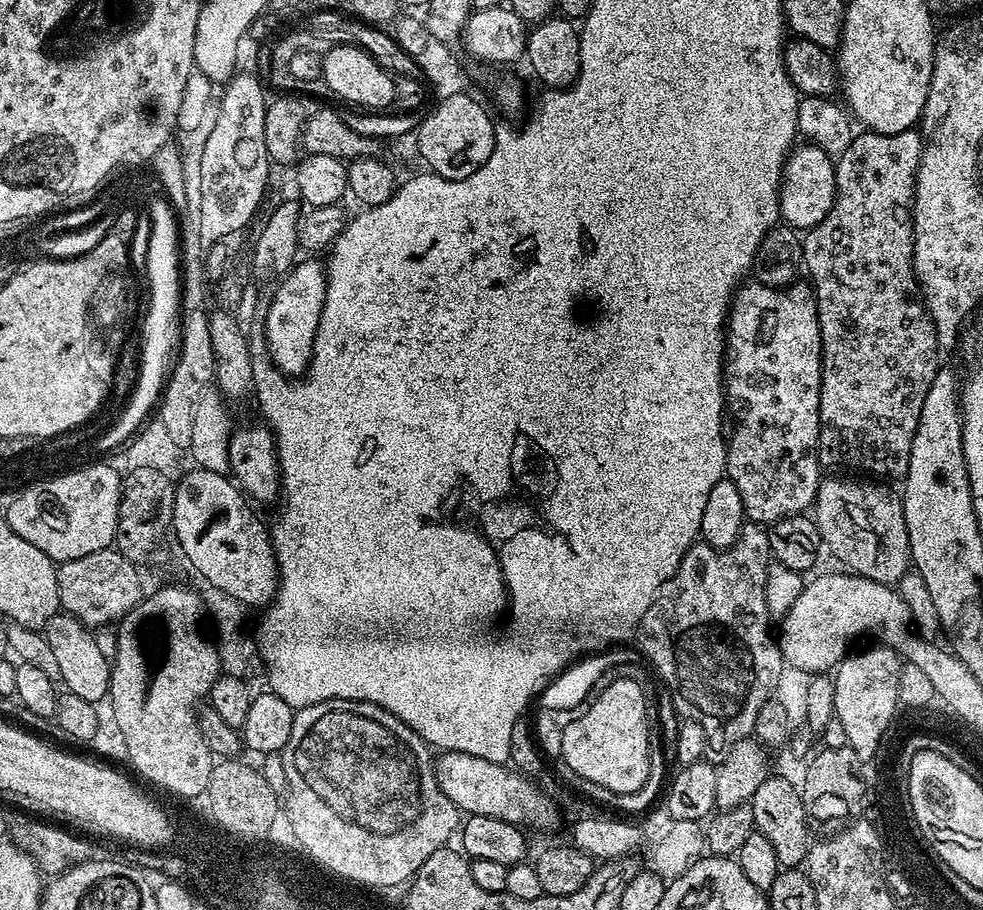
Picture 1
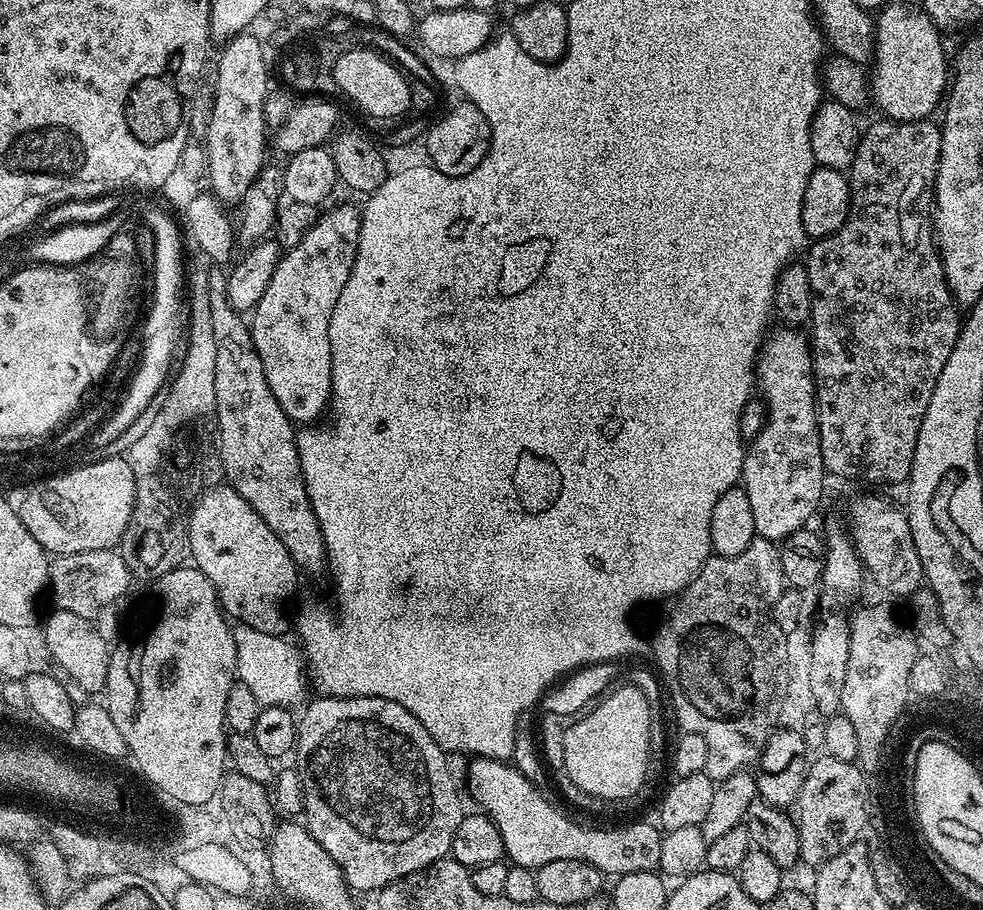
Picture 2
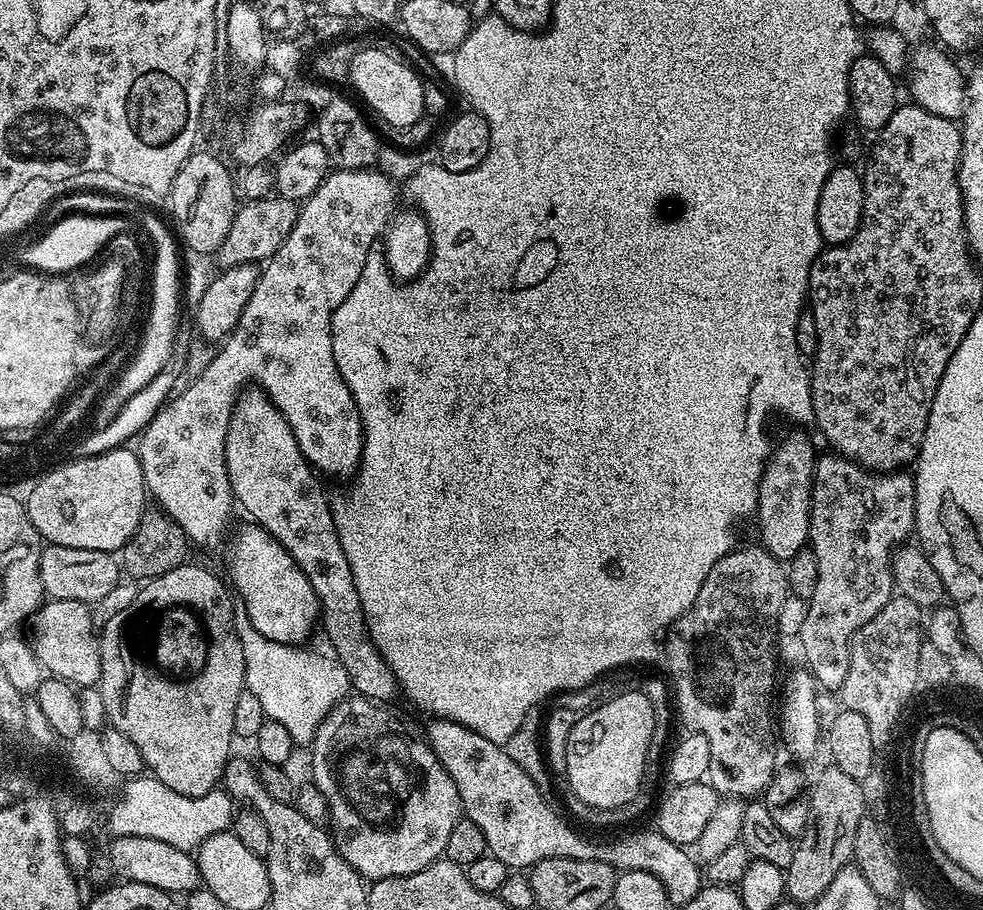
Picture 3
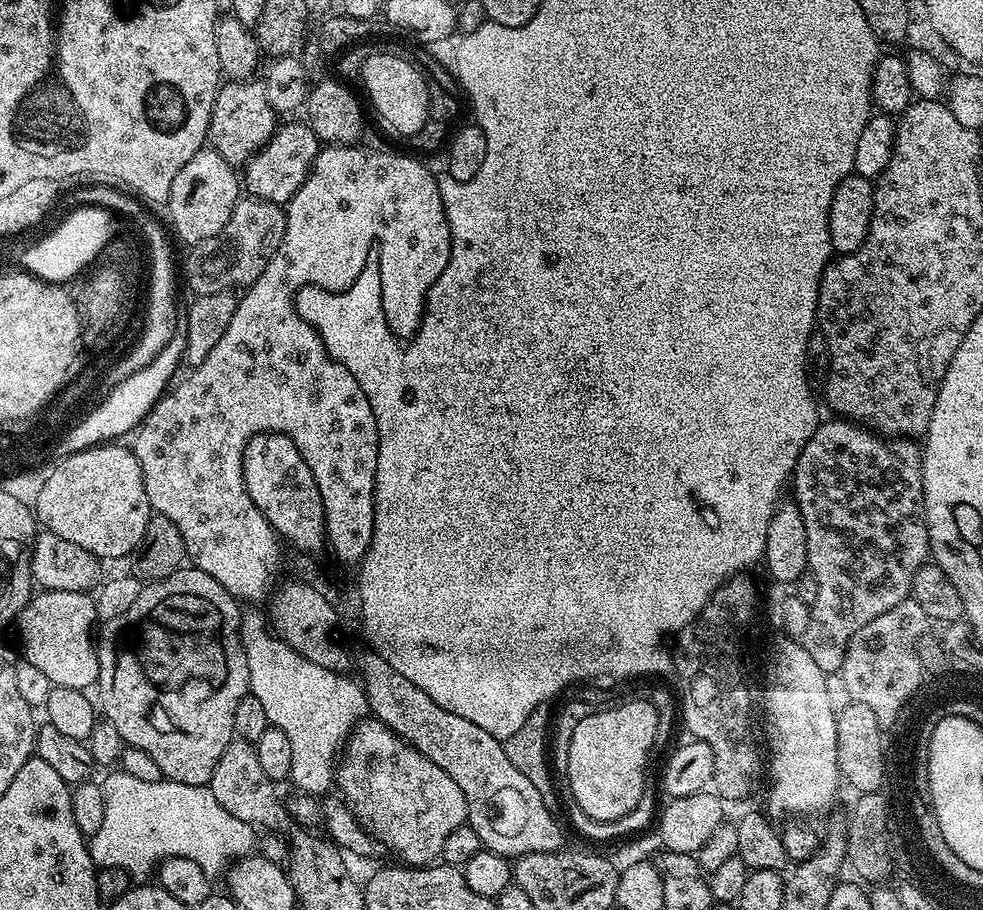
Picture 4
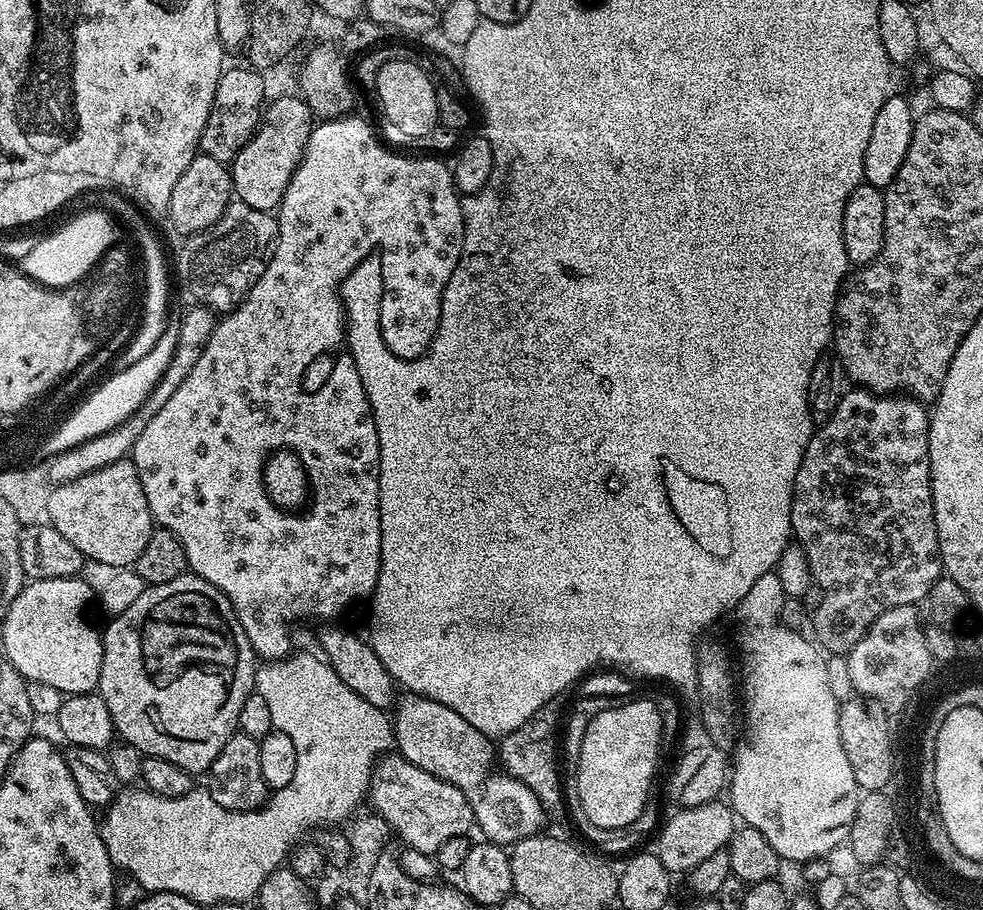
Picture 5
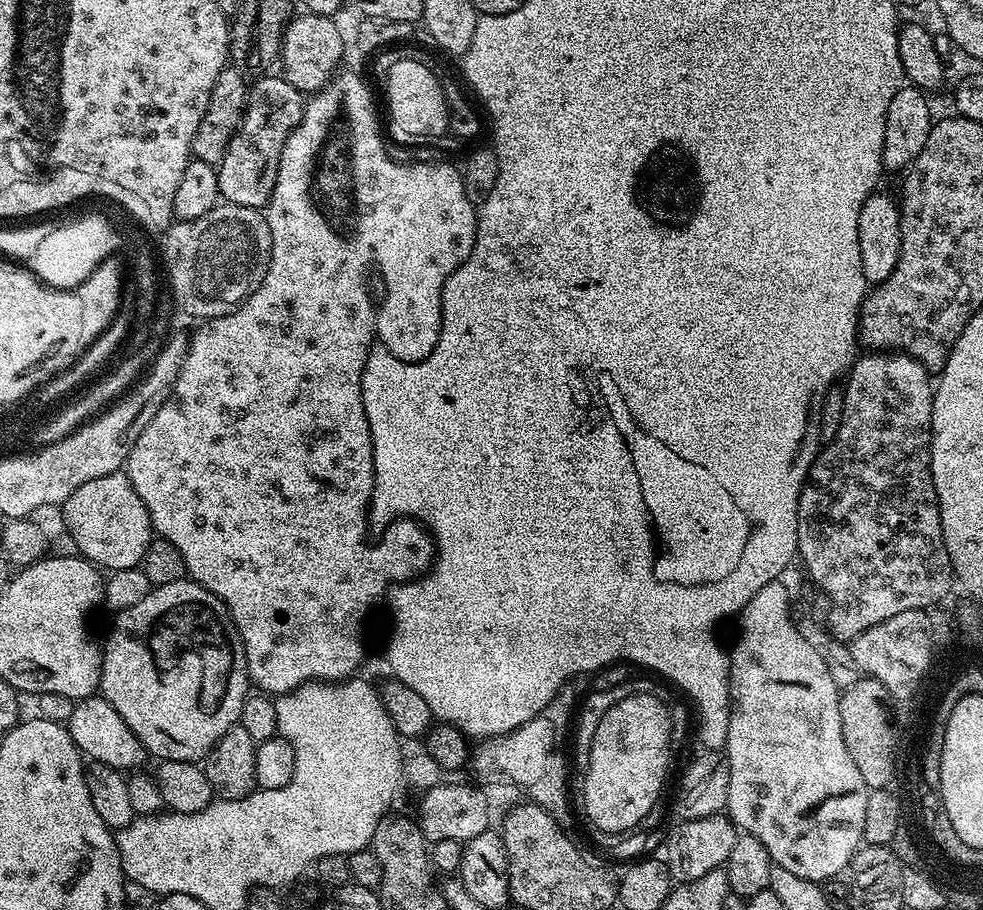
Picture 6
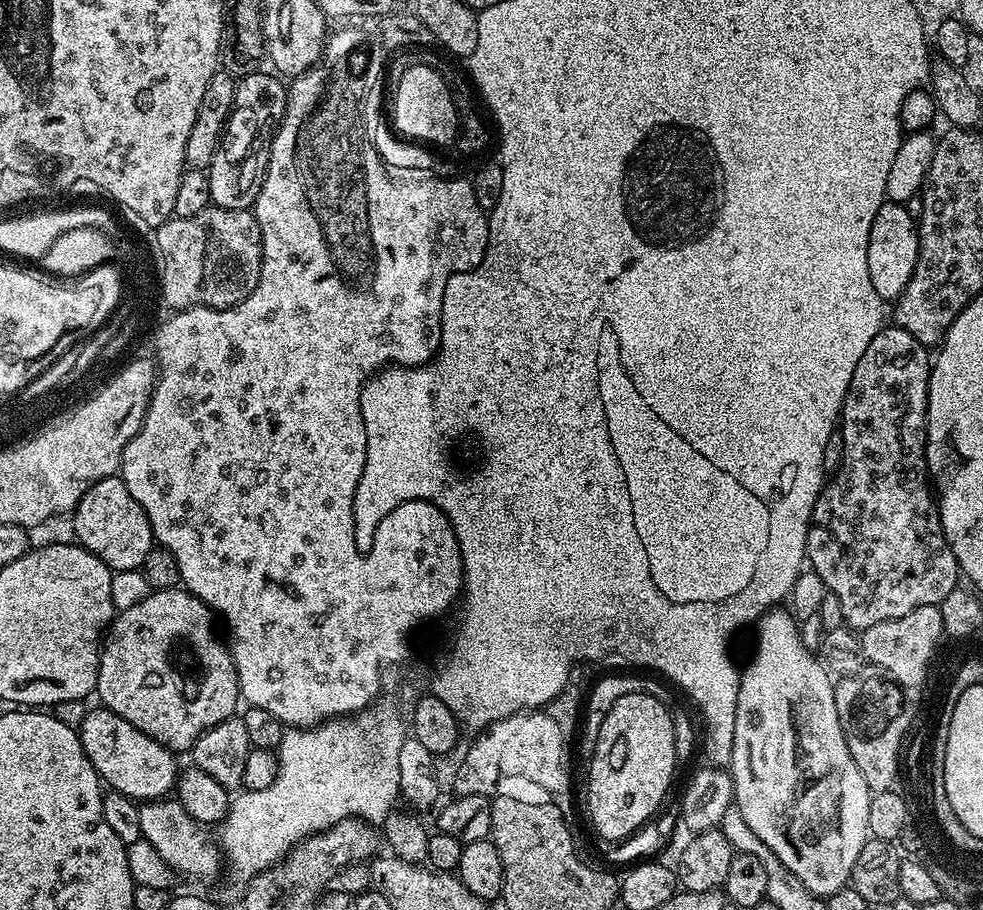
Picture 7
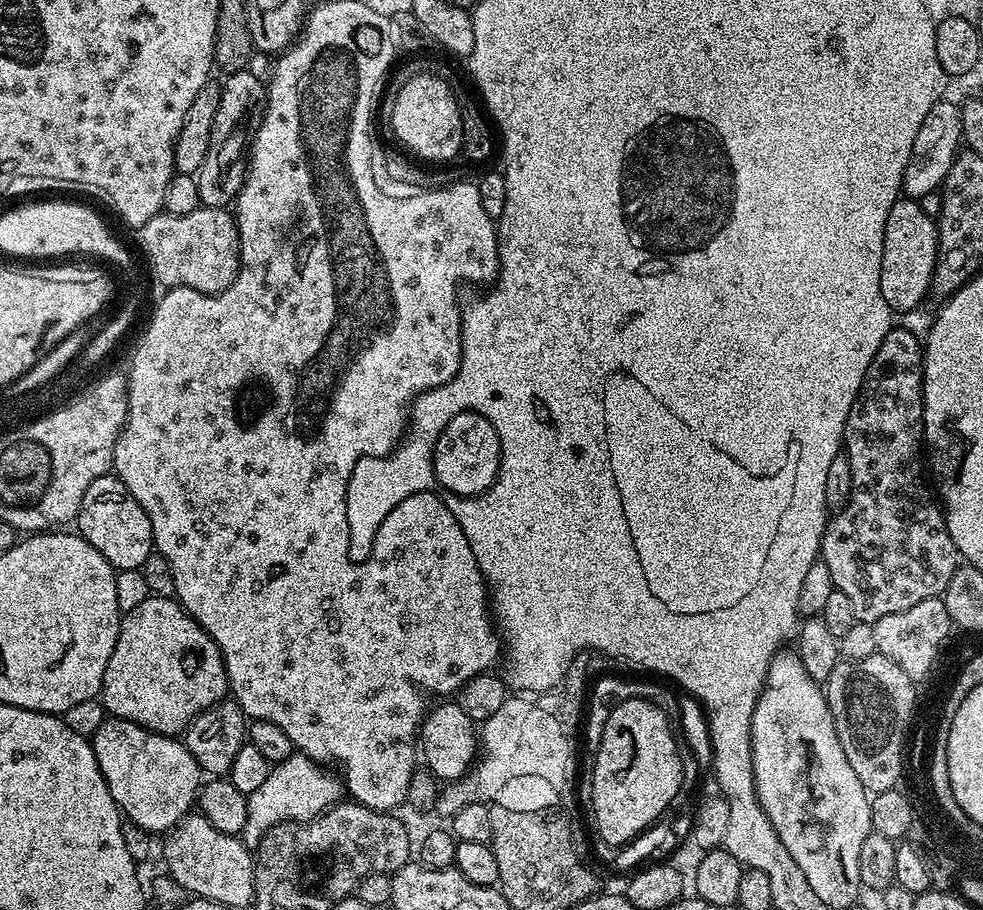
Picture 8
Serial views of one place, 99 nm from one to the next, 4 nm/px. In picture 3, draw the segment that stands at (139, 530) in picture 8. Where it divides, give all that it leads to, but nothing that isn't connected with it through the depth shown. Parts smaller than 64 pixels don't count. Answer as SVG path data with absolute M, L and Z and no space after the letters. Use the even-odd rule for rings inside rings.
M131 447L97 451L96 460L72 460L60 464L60 469L48 479L37 479L32 493L26 496L30 522L38 530L41 541L58 546L74 546L78 550L102 550L119 553L138 530L138 522L146 511L146 489L140 457Z

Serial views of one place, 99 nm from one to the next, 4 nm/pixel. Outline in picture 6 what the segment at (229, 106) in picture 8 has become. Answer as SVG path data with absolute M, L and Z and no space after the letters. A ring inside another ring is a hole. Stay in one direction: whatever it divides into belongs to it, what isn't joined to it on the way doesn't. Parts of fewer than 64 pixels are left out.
M264 74L251 81L248 90L248 106L244 110L240 128L234 134L234 138L230 138L230 146L226 146L226 154L216 170L218 174L218 190L227 203L250 206L261 210L267 209L268 200L272 197L282 146L286 142L288 135L300 124L306 100L305 93L299 92L290 81L284 79L283 75L268 75L272 74Z

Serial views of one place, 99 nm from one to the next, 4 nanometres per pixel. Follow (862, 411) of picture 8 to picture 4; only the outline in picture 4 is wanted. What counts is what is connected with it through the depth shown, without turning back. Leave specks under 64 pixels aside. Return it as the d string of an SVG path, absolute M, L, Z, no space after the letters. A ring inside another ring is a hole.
M831 418L825 422L817 423L810 442L802 450L796 468L790 477L790 492L794 495L794 503L802 514L802 523L806 526L806 554L808 555L808 569L814 580L818 582L818 598L810 607L810 626L806 626L802 643L804 649L814 658L814 662L825 674L839 673L844 664L846 650L850 646L850 638L866 626L866 622L874 622L878 614L886 614L886 610L898 606L898 602L909 599L912 595L912 583L923 564L929 563L930 549L928 546L928 523L924 517L924 457L922 448L912 438L881 438L869 429L852 423L843 418Z

